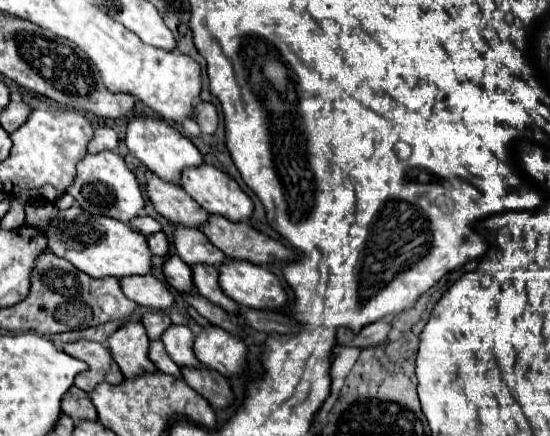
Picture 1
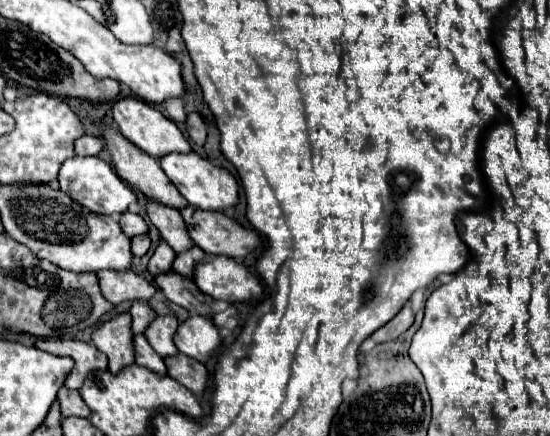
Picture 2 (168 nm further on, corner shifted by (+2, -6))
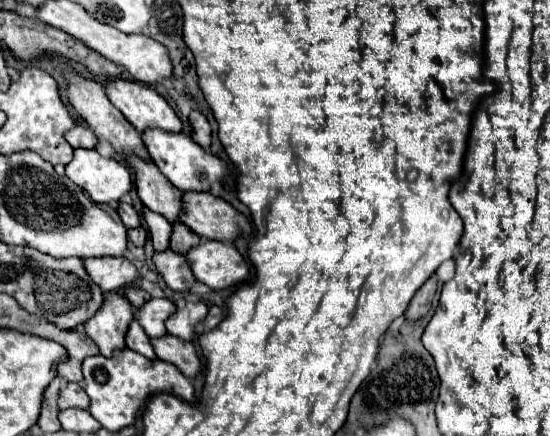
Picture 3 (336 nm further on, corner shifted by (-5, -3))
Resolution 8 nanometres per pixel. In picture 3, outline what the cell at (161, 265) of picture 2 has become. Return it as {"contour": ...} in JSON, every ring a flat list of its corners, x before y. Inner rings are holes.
{"contour":[[144,207,144,221,146,221,146,225,148,225,148,231,150,231,154,249,156,249,156,251,168,249,168,239,170,239,170,231,172,231,170,221,164,219,162,215,146,209,146,207]]}

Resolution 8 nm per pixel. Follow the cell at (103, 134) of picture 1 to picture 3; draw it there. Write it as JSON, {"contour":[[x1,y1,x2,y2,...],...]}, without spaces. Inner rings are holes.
{"contour":[[76,125,76,127,72,127,70,131,66,131,66,133,64,133,64,139,66,139,74,149,78,149,78,147,94,149,96,143,98,143,98,139,96,139,96,135,92,133,92,129,82,127,82,125]]}

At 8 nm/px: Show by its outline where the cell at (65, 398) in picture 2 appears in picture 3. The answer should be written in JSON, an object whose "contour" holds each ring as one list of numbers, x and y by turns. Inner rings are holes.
{"contour":[[68,383,58,395,58,407,60,409,70,409,70,407,86,409,88,403,90,403,90,399,88,399,88,395,80,383]]}

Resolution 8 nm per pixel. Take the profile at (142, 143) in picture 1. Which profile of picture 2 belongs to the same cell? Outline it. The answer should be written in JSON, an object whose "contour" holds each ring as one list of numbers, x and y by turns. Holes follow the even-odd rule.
{"contour":[[123,98,113,102,113,118,121,130,121,134,135,144,139,150,143,150,145,154,153,156,153,158,163,158,171,152,179,152,179,154,189,154,191,144,187,142,187,138,181,134,181,130,167,120,159,110,155,110,153,106,137,100,137,98]]}

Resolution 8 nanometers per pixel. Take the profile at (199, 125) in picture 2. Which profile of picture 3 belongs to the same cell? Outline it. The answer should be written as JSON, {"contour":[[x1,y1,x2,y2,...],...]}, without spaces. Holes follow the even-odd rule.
{"contour":[[192,111,188,119,190,119,190,125,192,125,192,139,198,145,202,145,204,149,210,147,210,135,212,135,212,131,210,131,208,119,200,111]]}

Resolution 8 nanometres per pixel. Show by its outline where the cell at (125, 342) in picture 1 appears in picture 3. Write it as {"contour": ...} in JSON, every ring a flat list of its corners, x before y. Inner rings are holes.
{"contour":[[120,293,104,295,100,309,84,321,86,335,96,343,102,355,112,355,114,349,124,349,128,323,134,319,134,307]]}

